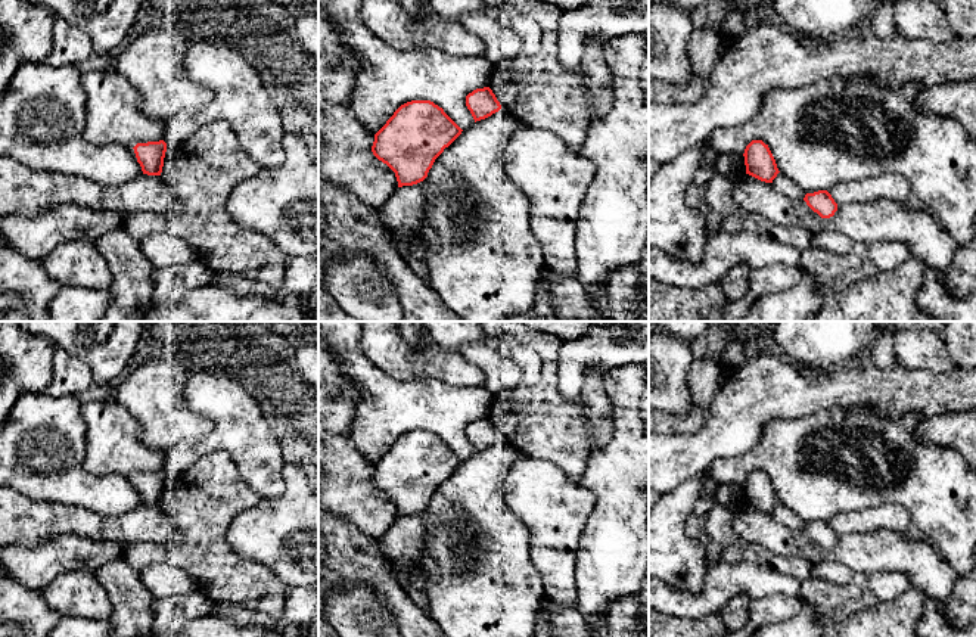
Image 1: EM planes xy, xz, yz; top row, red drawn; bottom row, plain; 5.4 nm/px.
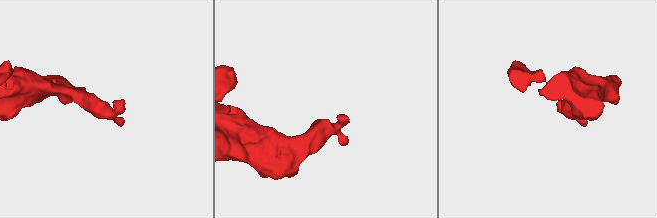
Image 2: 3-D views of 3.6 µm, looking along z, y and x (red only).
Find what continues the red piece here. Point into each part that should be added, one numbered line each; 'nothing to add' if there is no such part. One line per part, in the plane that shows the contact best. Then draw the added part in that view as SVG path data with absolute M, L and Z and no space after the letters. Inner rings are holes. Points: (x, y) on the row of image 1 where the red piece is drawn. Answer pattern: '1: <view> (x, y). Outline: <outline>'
nothing to add

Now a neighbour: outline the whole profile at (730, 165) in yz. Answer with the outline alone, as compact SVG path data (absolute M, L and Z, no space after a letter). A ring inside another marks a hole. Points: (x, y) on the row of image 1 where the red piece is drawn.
M718 153L714 167L715 173L722 174L733 181L746 175L746 165L743 155Z

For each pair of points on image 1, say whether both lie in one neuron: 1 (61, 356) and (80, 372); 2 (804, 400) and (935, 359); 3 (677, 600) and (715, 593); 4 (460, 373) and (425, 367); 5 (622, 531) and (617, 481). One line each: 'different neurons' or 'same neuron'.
1: same neuron
2: different neurons
3: same neuron
4: same neuron
5: same neuron

